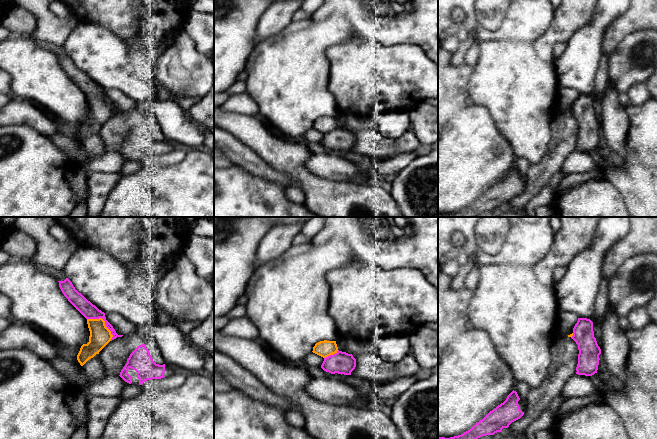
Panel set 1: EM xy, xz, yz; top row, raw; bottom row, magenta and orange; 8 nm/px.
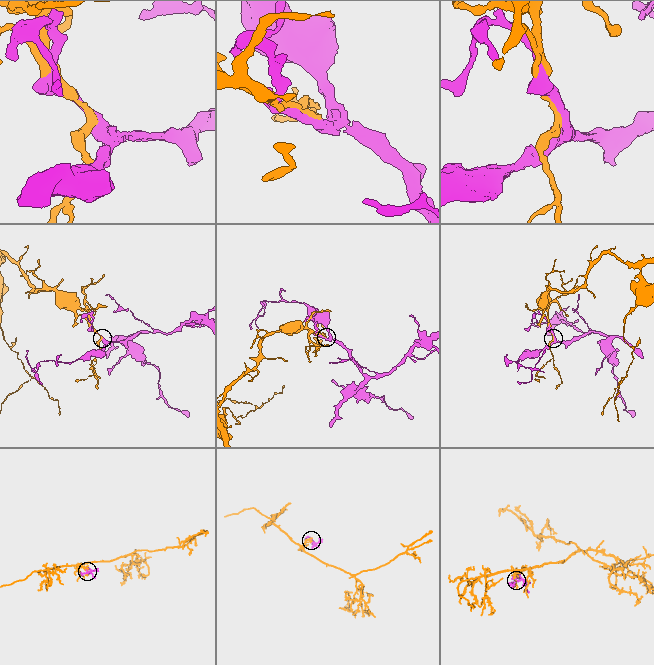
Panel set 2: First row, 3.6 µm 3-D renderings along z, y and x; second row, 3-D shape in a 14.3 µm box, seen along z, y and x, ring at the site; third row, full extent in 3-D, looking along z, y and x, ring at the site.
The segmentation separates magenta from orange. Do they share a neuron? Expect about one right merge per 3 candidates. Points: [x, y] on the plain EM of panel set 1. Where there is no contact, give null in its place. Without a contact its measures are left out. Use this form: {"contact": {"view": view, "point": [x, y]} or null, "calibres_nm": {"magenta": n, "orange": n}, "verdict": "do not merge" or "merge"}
{"contact": {"view": "xy", "point": [105, 98]}, "calibres_nm": {"magenta": 120, "orange": 170}, "verdict": "do not merge"}

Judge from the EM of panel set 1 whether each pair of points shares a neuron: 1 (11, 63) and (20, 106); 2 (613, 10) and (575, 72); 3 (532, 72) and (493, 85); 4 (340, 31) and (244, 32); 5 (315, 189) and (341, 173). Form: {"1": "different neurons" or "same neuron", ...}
{"1": "different neurons", "2": "same neuron", "3": "same neuron", "4": "different neurons", "5": "different neurons"}

